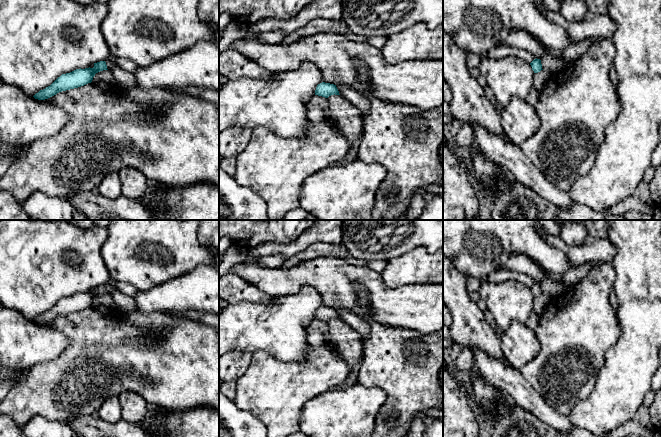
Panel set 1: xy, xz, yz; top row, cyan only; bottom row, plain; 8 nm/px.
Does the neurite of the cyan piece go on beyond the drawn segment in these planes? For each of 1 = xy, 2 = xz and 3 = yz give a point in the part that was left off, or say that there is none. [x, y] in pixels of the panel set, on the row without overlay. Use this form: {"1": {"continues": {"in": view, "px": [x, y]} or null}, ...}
{"1": {"continues": null}, "2": {"continues": null}, "3": {"continues": null}}

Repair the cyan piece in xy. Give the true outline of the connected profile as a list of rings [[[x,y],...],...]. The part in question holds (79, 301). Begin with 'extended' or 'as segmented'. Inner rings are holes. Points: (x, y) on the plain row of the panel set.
as segmented | [[[105,285],[94,287],[93,292],[76,293],[70,297],[62,298],[50,310],[40,314],[33,321],[38,324],[45,324],[59,316],[78,312],[91,307],[96,297],[108,294]]]

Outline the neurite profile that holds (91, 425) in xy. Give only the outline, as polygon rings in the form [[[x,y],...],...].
[[[98,415],[80,416],[68,422],[80,437],[153,437],[141,425],[120,419],[109,423]]]

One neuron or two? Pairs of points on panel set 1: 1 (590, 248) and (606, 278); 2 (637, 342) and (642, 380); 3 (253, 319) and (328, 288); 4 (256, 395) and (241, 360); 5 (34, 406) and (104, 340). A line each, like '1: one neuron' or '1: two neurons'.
1: two neurons
2: one neuron
3: two neurons
4: two neurons
5: one neuron

